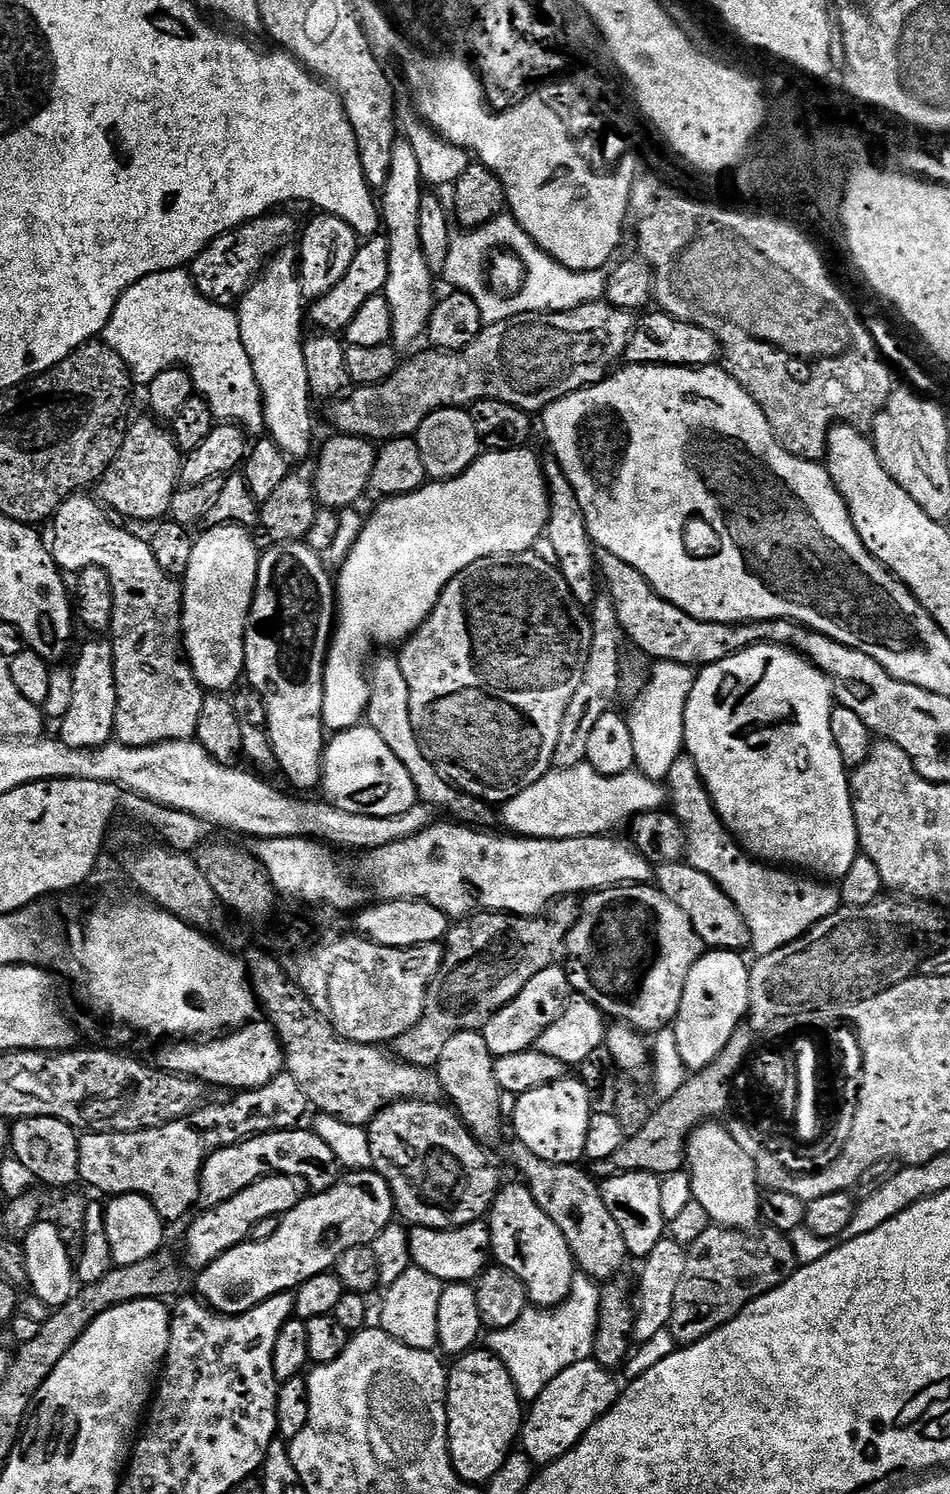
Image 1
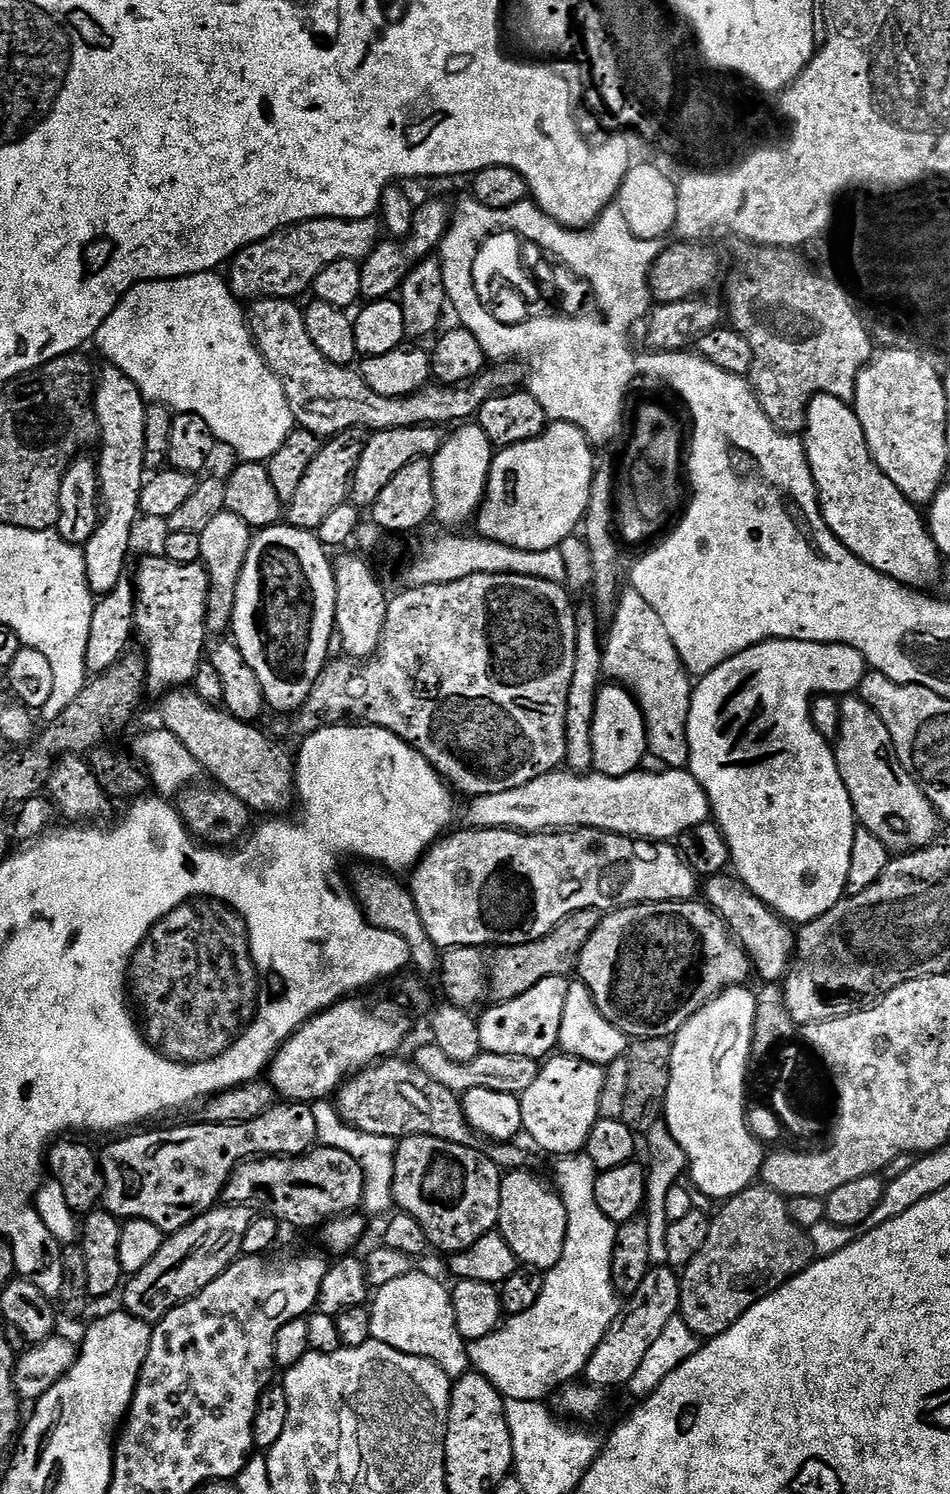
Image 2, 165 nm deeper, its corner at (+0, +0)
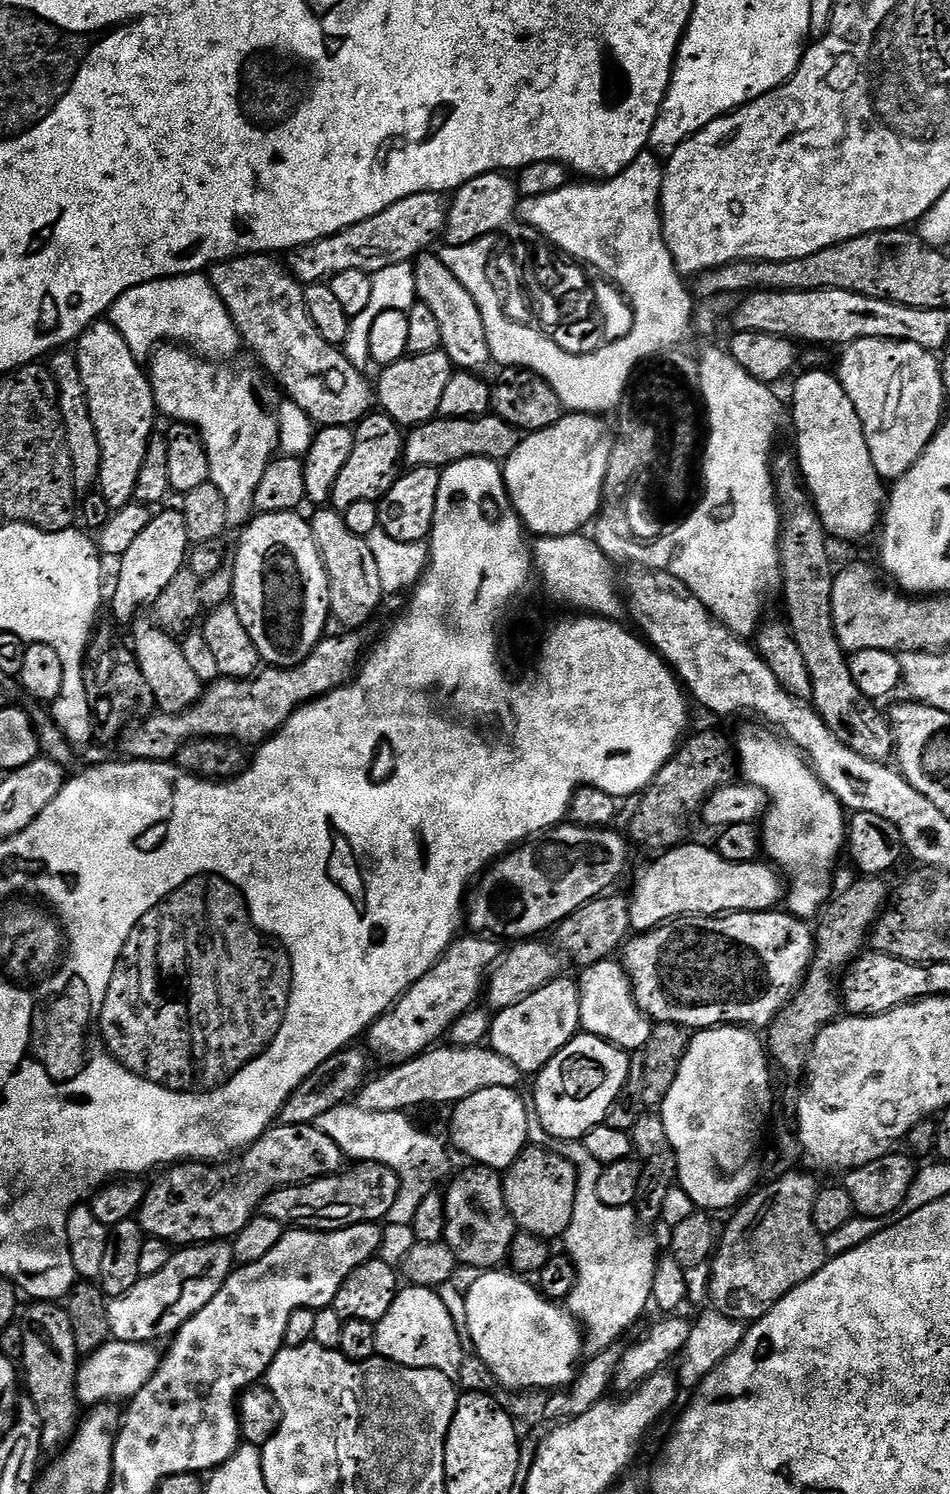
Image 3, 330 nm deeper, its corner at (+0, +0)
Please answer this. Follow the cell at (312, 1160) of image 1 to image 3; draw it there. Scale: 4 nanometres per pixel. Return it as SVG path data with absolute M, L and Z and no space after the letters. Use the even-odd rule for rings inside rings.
M357 1163L352 1167L354 1168L349 1167L335 1176L323 1176L317 1180L310 1180L307 1184L292 1184L289 1188L271 1192L262 1205L263 1215L293 1229L314 1232L337 1232L339 1228L349 1228L355 1224L383 1221L387 1212L394 1206L395 1199L398 1198L400 1179L397 1173L394 1169L380 1164Z

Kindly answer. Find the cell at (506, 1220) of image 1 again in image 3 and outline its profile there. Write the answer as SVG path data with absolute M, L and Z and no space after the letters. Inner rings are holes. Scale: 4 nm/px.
M539 1146L529 1147L502 1176L504 1201L517 1229L545 1238L563 1237L570 1226L576 1197L576 1167Z

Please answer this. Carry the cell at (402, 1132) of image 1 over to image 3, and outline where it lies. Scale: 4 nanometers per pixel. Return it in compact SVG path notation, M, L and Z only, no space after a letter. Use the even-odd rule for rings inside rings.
M468 1167L444 1196L446 1226L443 1243L454 1250L461 1265L480 1268L476 1270L496 1270L507 1261L509 1243L518 1231L516 1221L508 1214L501 1173L488 1167Z

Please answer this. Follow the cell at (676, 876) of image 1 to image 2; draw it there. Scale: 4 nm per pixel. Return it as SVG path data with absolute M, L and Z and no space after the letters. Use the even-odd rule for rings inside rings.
M723 872L716 876L709 877L705 881L705 884L705 901L709 904L709 907L715 908L716 912L719 913L725 920L725 923L728 924L729 931L732 932L737 940L739 940L741 947L744 948L749 959L752 961L757 975L759 976L760 974L763 977L762 980L766 982L777 981L779 976L785 971L785 968L795 951L796 936L794 932L790 932L791 927L771 910L767 904L762 903L761 900L754 895L744 883L742 883L739 877Z

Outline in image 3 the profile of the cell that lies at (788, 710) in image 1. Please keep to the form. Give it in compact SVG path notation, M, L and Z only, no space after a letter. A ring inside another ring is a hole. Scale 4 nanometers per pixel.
M748 722L734 736L734 751L739 775L741 772L747 783L761 788L768 796L769 805L762 817L763 855L781 873L793 872L796 875L792 889L786 892L787 911L802 921L811 921L811 916L816 918L821 915L830 900L824 871L840 851L845 851L846 809L817 778L816 771L800 749L792 747L775 731L759 723Z

